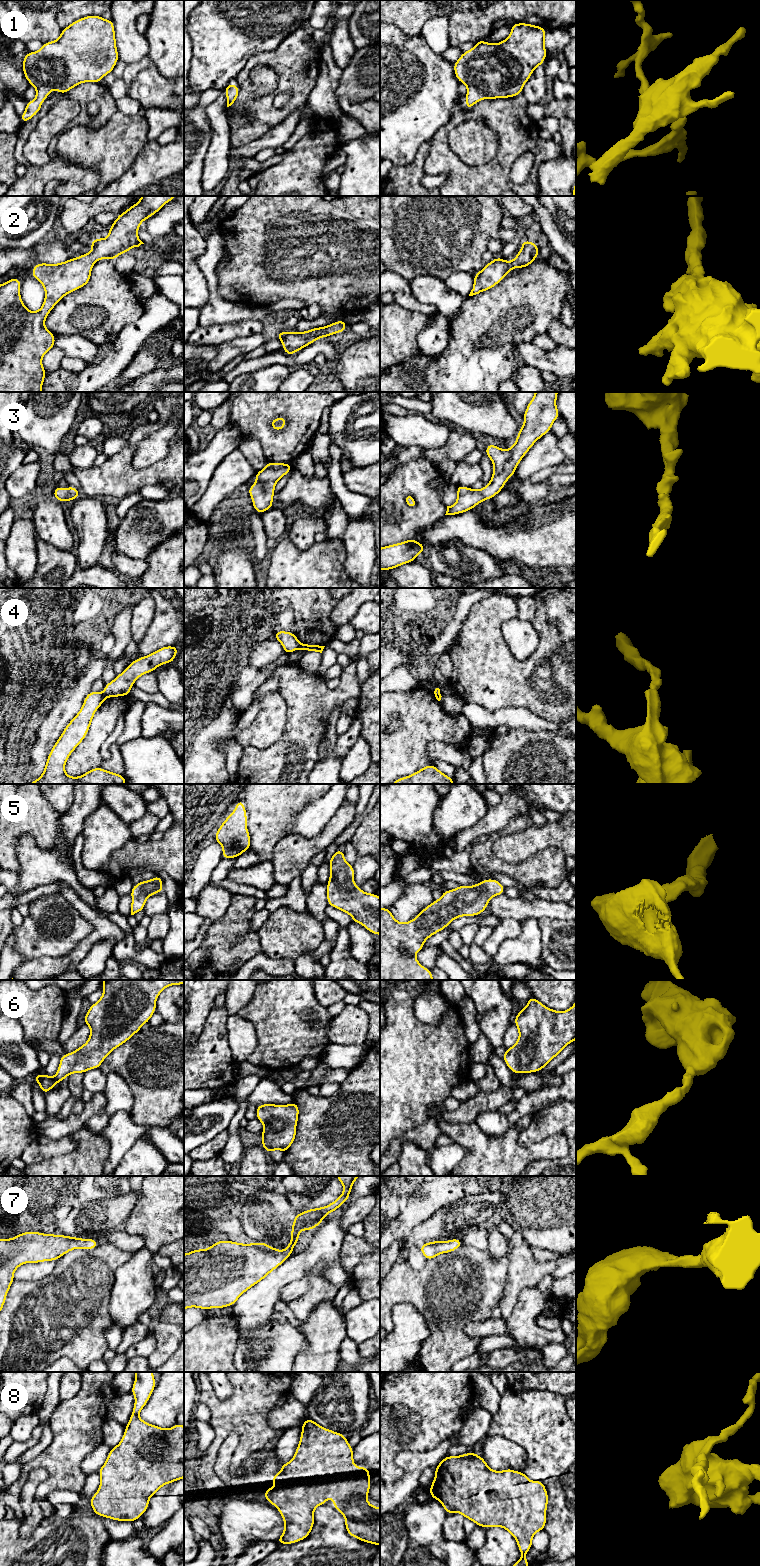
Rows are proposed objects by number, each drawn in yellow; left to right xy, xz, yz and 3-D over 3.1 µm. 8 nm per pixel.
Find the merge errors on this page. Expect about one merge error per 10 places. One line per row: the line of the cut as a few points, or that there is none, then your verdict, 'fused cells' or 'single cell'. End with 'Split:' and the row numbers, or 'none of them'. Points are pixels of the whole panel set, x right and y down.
1: no cut; single cell
2: no cut; single cell
3: no cut; single cell
4: cut in xy along (102, 693), (106, 697); fused cells
5: no cut; single cell
6: no cut; single cell
7: no cut; single cell
8: no cut; single cell
Split: 4

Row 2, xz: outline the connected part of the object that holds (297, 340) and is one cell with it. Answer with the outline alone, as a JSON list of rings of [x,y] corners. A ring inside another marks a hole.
[[[345,320],[336,321],[324,327],[317,327],[304,332],[286,332],[281,331],[277,334],[276,339],[283,342],[281,349],[287,355],[293,355],[297,351],[315,342],[318,338],[327,338],[336,333],[345,331],[348,323]]]

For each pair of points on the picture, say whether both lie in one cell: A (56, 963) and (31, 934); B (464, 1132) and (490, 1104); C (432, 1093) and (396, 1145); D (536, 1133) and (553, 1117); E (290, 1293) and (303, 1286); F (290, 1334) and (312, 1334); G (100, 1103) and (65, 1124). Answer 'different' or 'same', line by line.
A: different
B: different
C: different
D: same
E: same
F: different
G: same

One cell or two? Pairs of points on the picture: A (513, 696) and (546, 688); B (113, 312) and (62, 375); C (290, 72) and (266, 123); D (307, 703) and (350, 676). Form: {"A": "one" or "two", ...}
{"A": "one", "B": "two", "C": "one", "D": "one"}

